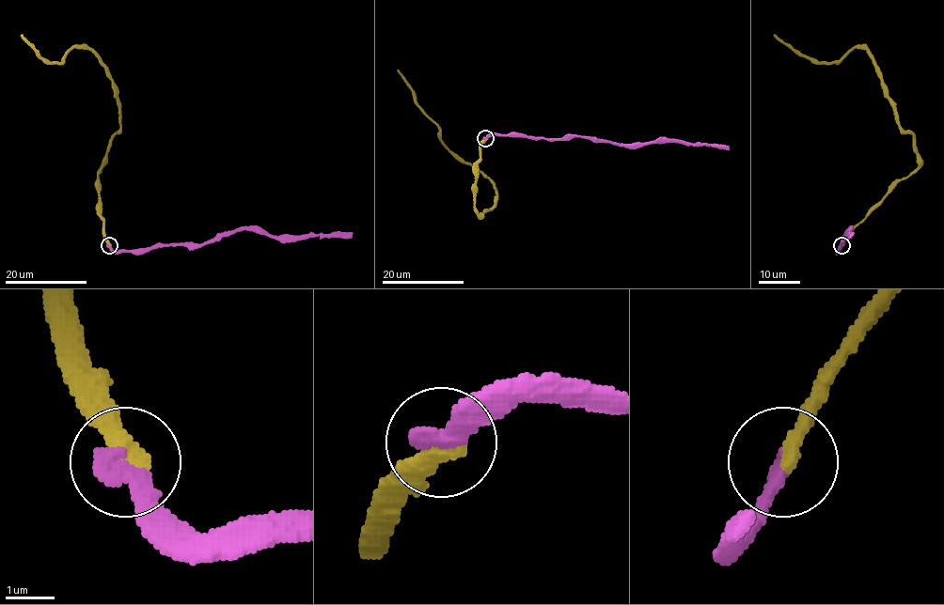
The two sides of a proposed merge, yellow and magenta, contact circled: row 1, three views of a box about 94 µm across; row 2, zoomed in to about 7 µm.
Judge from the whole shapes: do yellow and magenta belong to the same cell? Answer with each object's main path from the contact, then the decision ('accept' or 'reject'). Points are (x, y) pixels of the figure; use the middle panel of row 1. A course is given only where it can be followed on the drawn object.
course yellow (485, 138), (477, 162), (479, 214), (494, 206), (494, 184), (449, 150), (397, 69); course magenta (485, 138), (491, 134), (526, 134), (546, 139), (596, 137), (620, 144), (688, 142), (721, 145), (729, 150); accept

